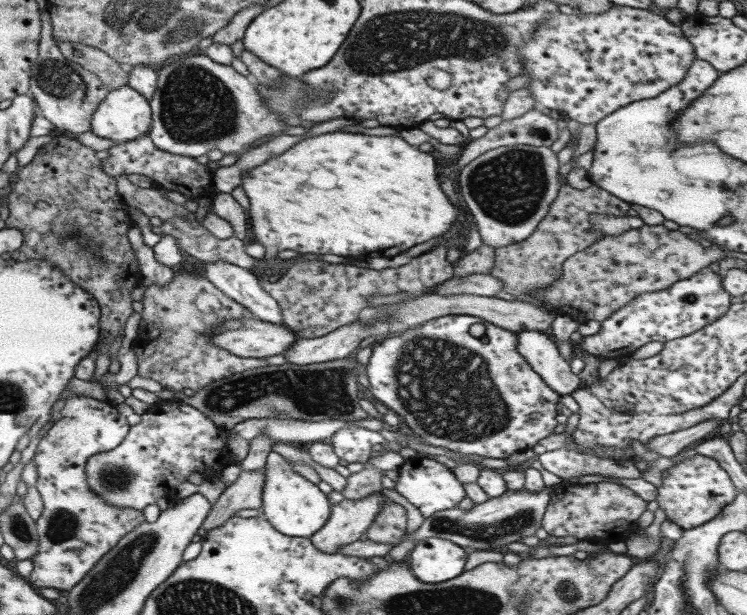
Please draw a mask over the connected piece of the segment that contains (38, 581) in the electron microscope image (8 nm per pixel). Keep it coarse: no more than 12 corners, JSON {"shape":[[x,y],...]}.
{"shape":[[71,395],[39,440],[43,511],[27,581],[72,590],[142,512],[95,496],[86,461],[129,432]]}

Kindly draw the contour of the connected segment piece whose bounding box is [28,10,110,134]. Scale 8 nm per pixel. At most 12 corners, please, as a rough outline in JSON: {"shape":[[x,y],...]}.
{"shape":[[41,12],[28,94],[57,131],[92,132],[110,90],[52,38]]}

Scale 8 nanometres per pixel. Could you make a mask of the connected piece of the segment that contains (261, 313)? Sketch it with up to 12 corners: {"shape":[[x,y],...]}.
{"shape":[[203,263],[206,278],[256,319],[283,324],[280,305],[249,269]]}

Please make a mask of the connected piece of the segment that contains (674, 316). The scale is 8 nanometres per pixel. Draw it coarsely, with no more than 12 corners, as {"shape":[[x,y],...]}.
{"shape":[[706,267],[642,292],[576,346],[615,359],[688,336],[728,312]]}

